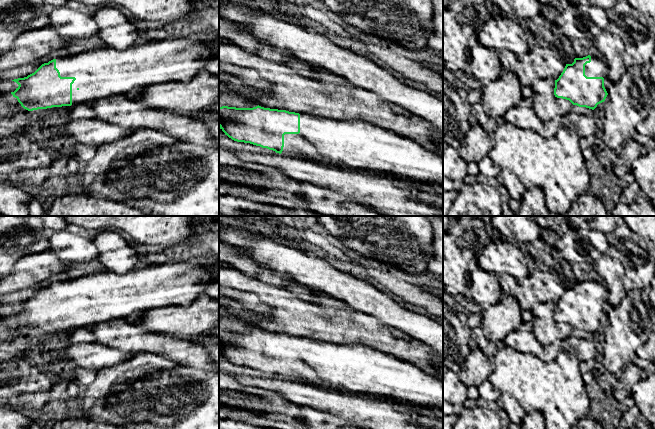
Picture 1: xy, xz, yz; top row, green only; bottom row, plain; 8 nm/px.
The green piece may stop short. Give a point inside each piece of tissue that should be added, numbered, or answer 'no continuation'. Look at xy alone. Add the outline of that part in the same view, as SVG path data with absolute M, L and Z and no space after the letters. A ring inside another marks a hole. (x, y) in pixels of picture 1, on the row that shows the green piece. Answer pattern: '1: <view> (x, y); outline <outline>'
1: xy (100, 73); outline M211 38L142 39L123 50L105 46L76 55L59 56L56 58L56 68L61 77L76 78L72 84L72 105L78 105L90 104L113 95L133 95L139 89L169 81L190 82L205 69L206 61L217 55Z

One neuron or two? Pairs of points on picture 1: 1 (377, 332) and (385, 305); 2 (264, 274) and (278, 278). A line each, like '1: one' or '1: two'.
1: two
2: one

